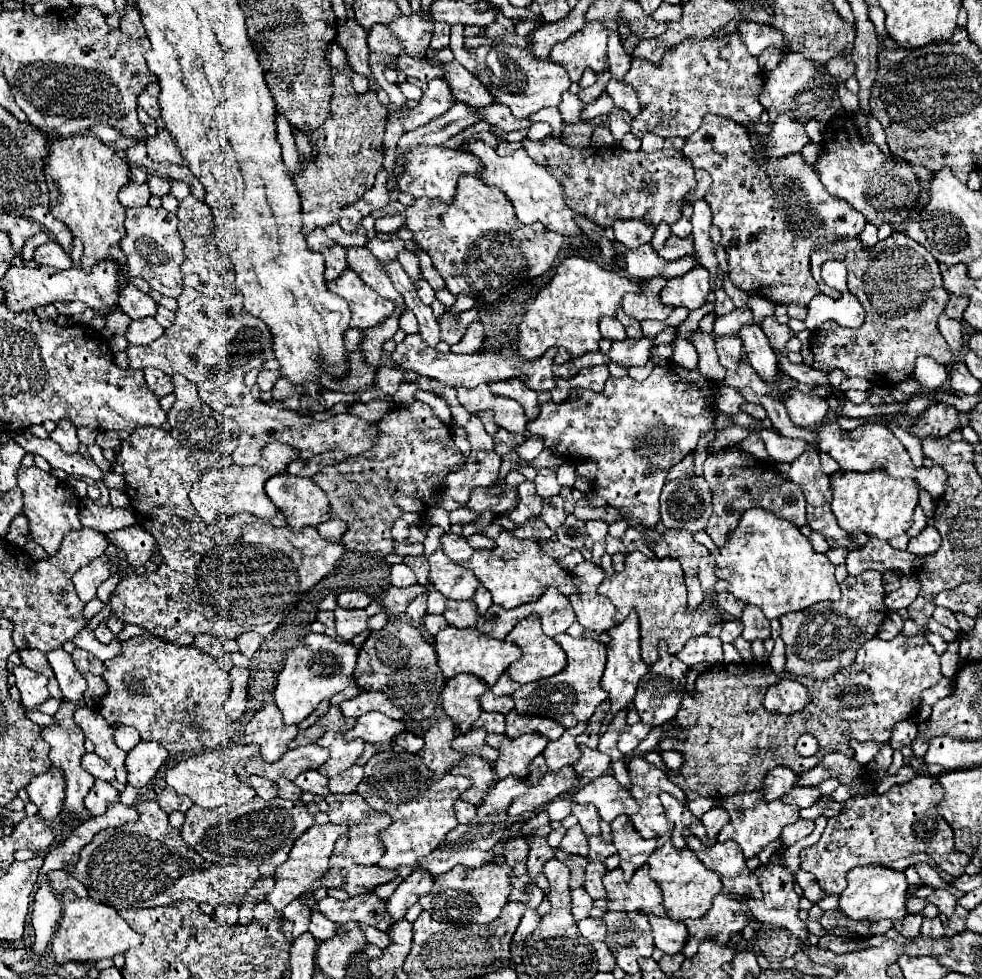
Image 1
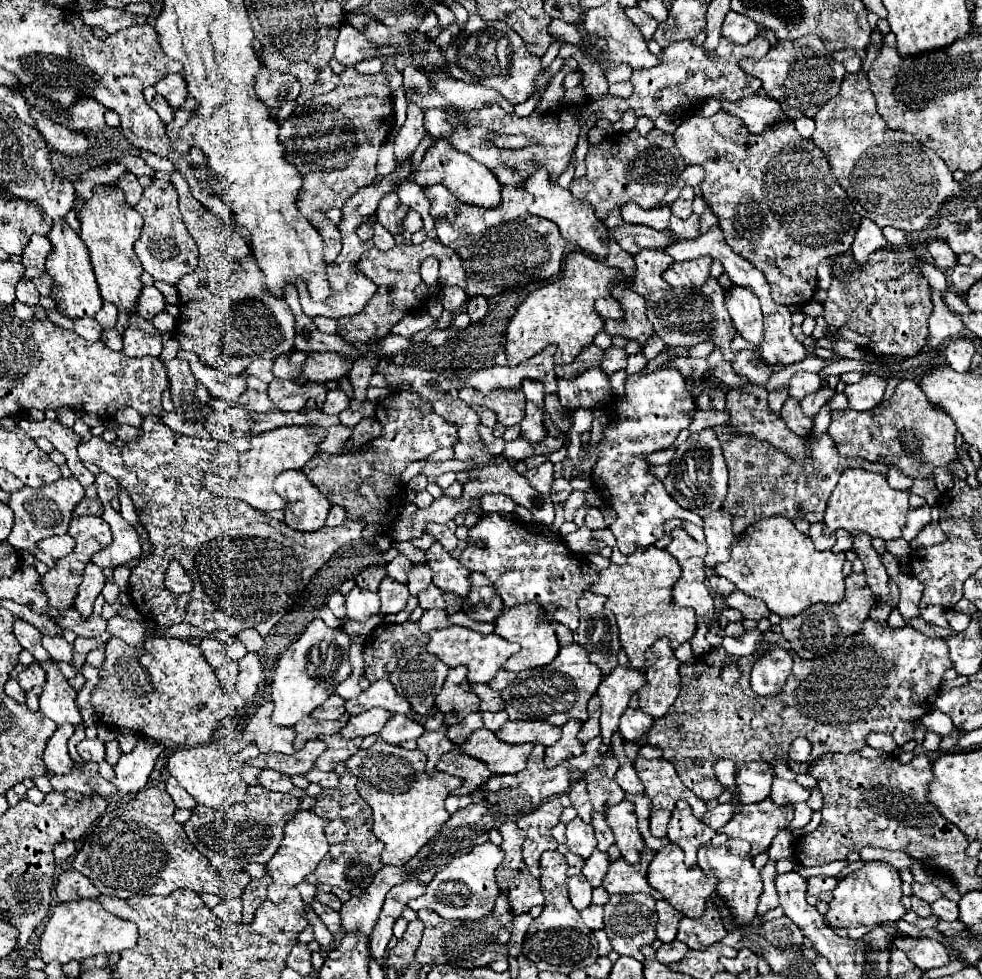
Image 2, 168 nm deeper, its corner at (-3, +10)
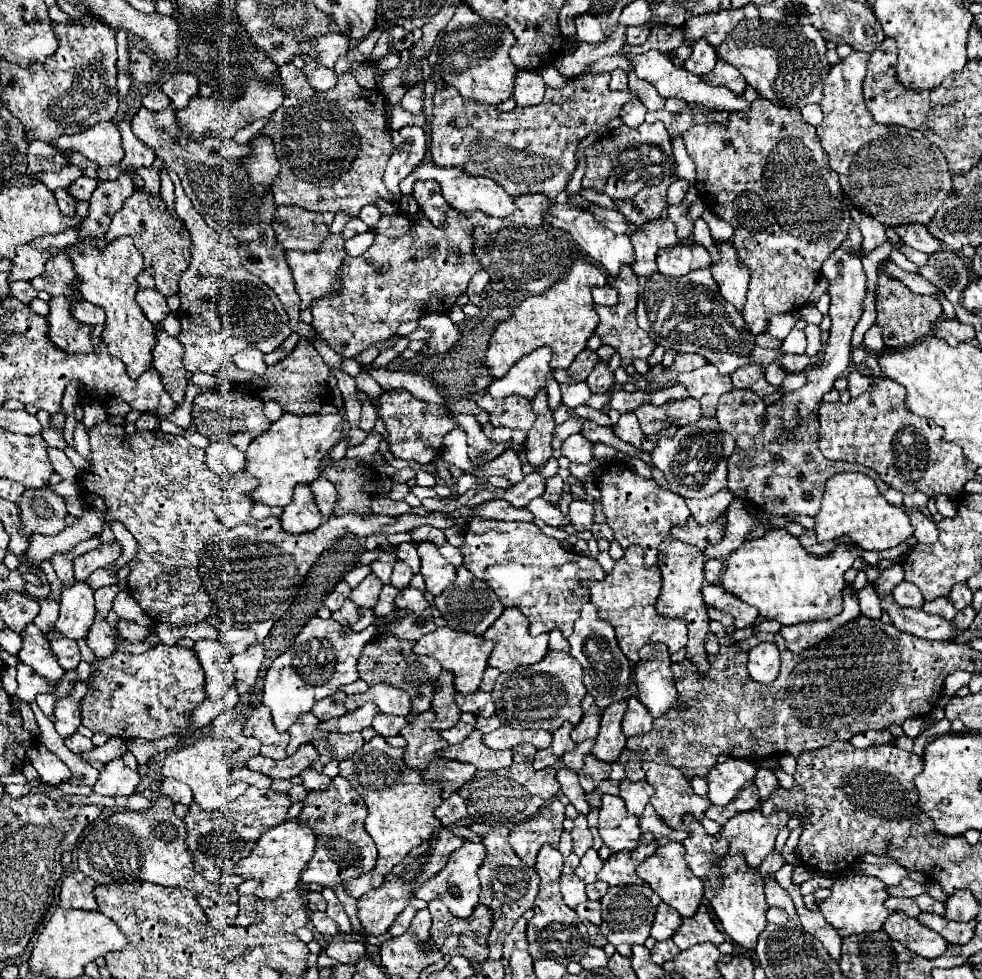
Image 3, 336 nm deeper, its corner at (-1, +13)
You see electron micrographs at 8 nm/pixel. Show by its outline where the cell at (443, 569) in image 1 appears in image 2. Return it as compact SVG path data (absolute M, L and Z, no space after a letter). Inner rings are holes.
M433 543L425 551L425 559L429 567L433 569L433 585L439 587L445 593L453 593L457 597L463 597L469 593L471 583L469 583L469 571L453 559L441 543Z

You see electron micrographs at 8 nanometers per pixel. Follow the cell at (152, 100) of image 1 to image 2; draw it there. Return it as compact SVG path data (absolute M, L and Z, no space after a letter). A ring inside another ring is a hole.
M167 75L155 83L155 91L167 99L173 109L179 109L187 99L187 83L181 75Z

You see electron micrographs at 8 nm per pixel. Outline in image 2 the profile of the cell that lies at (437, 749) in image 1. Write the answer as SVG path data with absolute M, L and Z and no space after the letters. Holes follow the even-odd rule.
M435 711L427 717L425 721L425 733L417 739L417 747L425 753L427 757L427 773L429 769L433 771L433 767L439 763L439 757L447 751L451 751L455 745L447 739L447 725L443 723L443 713Z

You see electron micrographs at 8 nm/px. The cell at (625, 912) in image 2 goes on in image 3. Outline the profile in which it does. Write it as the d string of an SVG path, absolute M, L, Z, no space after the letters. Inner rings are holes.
M611 886L607 894L601 898L603 922L601 934L617 948L617 952L625 958L631 958L633 944L645 944L649 938L649 930L653 926L655 908L659 906L661 898L649 886Z

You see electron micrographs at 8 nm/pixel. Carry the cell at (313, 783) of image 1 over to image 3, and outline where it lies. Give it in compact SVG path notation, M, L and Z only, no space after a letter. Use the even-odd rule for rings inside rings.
M307 768L303 774L303 786L307 790L325 790L329 784L331 784L331 778L325 776L325 774L319 774L315 772L313 768Z

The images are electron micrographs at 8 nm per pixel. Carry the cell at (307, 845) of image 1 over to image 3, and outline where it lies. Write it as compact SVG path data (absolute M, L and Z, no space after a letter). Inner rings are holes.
M285 820L283 824L269 828L261 836L261 840L253 848L253 852L247 858L243 858L241 862L235 864L233 872L243 876L245 880L249 880L249 878L259 880L261 888L257 888L257 896L273 900L281 892L293 890L297 886L305 864L311 860L311 856L315 852L315 844L317 844L317 836L313 834L313 828L307 822Z

